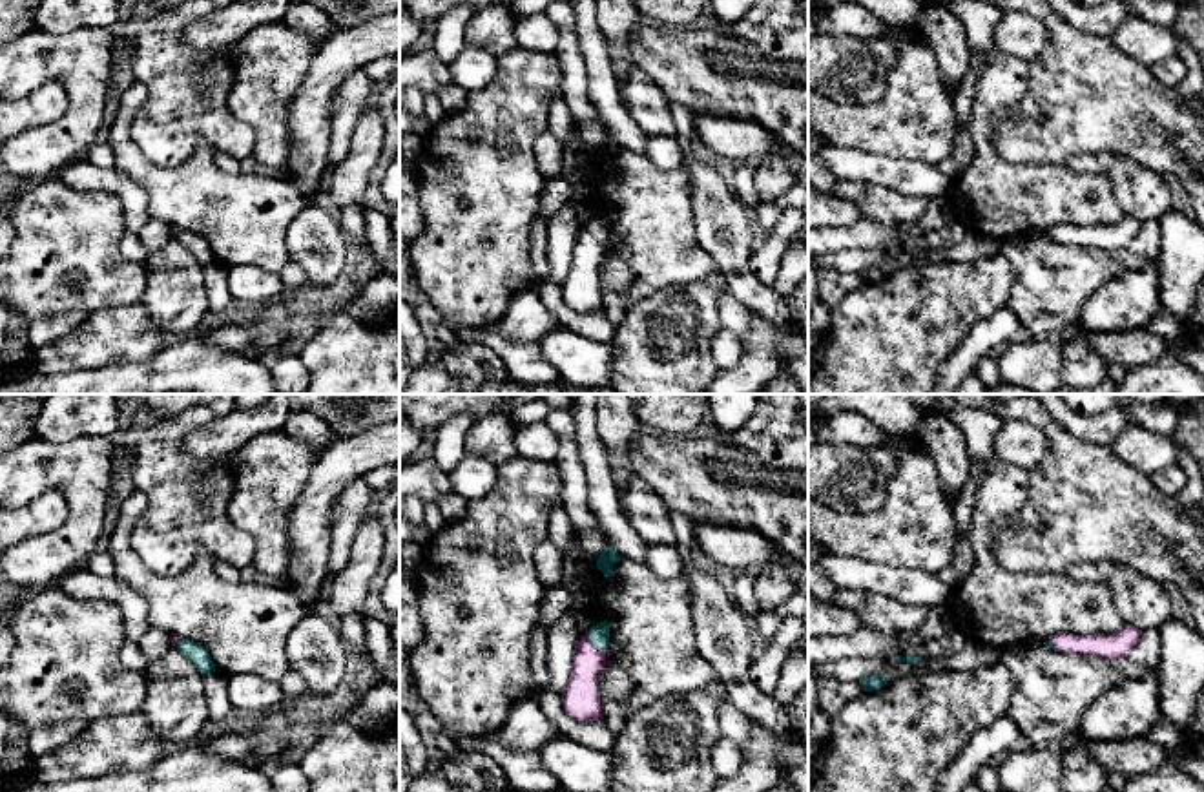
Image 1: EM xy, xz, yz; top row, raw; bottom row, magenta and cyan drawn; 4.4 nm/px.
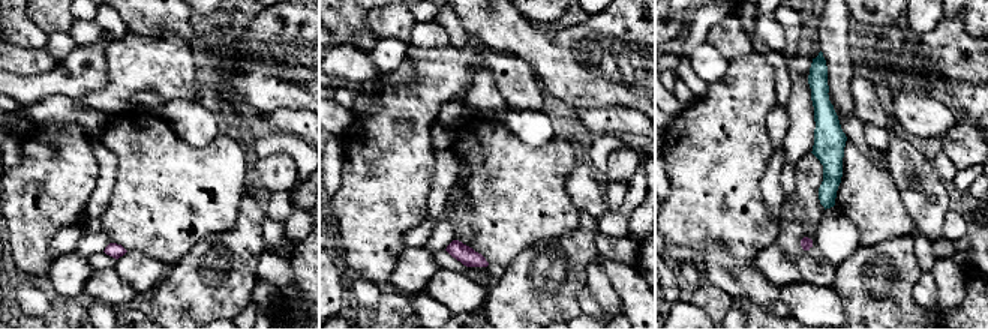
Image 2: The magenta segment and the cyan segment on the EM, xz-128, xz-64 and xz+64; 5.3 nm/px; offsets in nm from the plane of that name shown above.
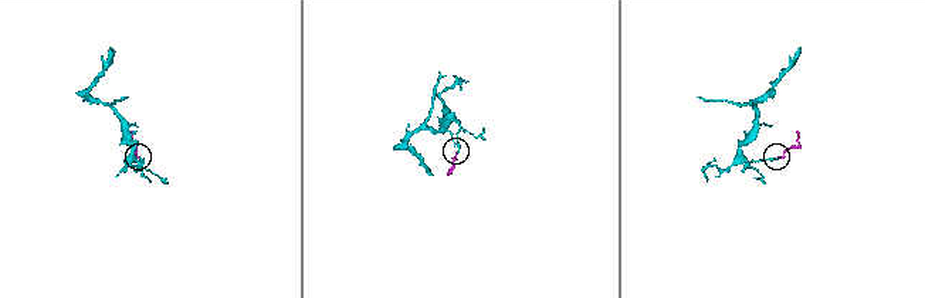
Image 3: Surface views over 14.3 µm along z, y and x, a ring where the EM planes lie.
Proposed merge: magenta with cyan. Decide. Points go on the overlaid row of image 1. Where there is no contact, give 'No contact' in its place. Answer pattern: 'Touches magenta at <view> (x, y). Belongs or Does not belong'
Touches magenta at xz (593, 645). Belongs

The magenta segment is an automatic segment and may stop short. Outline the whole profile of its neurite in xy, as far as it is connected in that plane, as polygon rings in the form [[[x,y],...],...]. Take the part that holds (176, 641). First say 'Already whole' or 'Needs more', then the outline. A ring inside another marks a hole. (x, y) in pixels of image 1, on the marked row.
Needs more. [[[171,637],[171,646],[177,646],[195,664],[202,677],[215,672],[215,664],[204,646],[179,637]]]

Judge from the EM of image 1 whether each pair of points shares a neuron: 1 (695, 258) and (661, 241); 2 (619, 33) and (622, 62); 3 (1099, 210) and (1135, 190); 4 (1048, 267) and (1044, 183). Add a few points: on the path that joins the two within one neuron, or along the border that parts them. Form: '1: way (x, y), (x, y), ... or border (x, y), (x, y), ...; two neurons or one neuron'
1: way (686, 258), (677, 258), (670, 250); one neuron
2: way (619, 41), (619, 55); one neuron
3: border (1088, 170), (1108, 177), (1113, 196), (1126, 214); two neurons
4: border (1042, 232), (1018, 232), (1002, 243); two neurons

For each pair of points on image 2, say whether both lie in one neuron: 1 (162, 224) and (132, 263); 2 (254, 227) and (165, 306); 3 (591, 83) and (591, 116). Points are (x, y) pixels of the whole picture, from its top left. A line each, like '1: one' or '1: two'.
1: two
2: one
3: two

